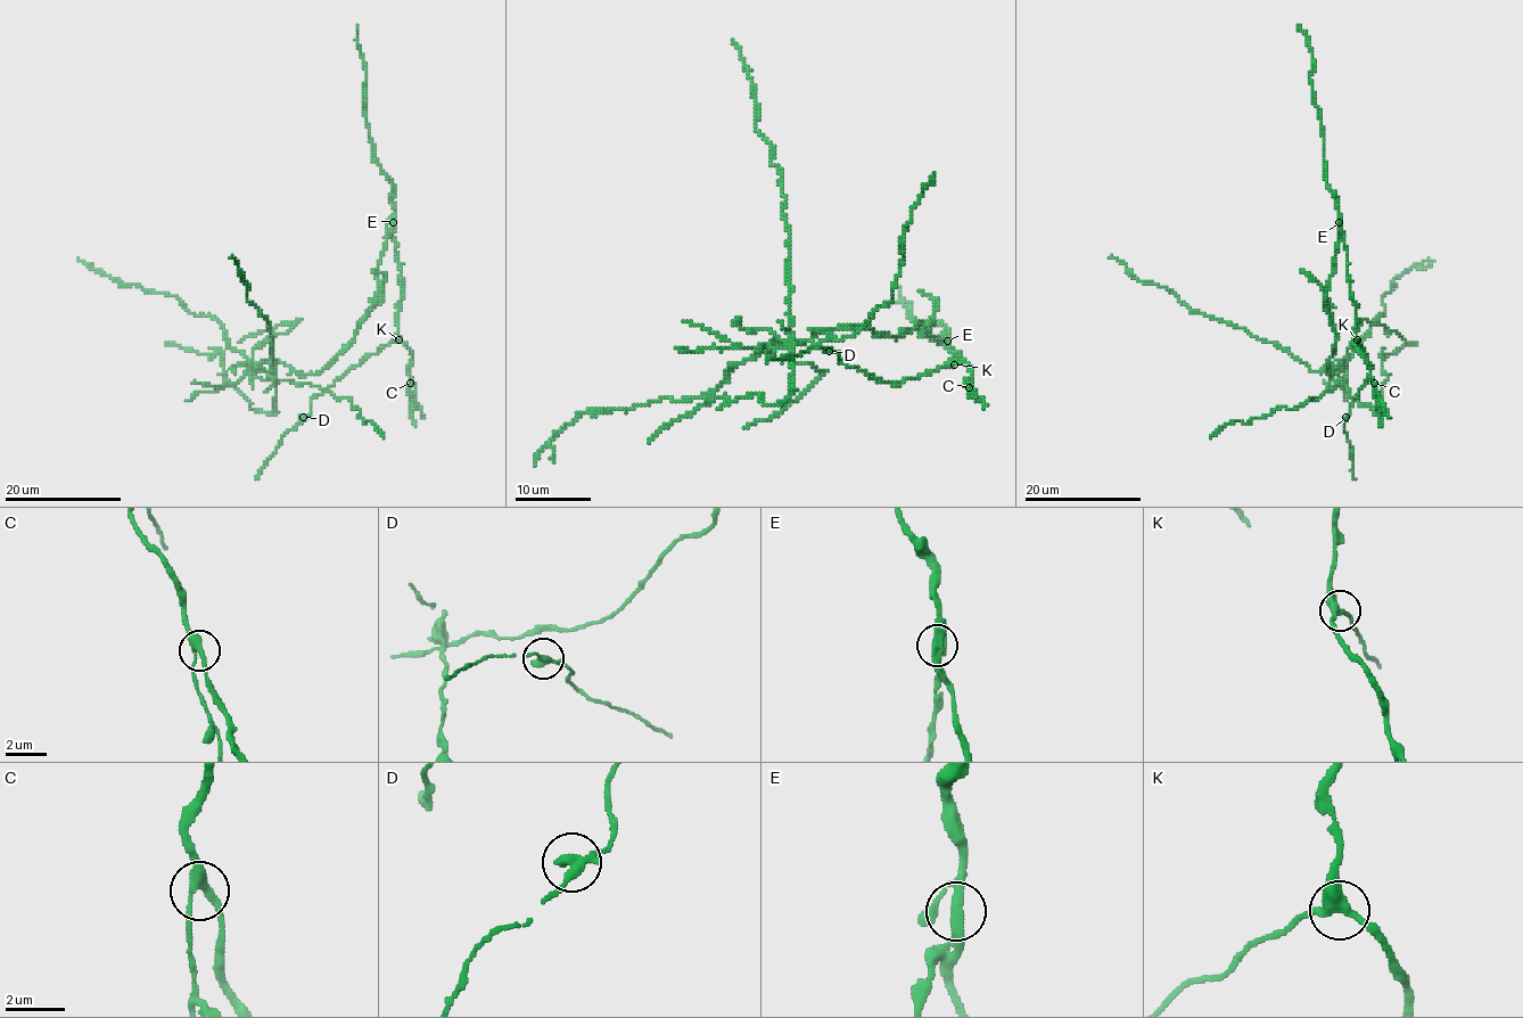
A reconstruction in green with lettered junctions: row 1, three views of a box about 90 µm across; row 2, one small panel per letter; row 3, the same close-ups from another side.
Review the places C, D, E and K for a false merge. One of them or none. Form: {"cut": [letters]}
{"cut": ["E"]}

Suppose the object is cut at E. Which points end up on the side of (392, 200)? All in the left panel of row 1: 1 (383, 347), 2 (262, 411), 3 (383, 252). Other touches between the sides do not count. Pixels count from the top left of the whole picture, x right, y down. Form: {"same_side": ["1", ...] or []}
{"same_side": ["1"]}

